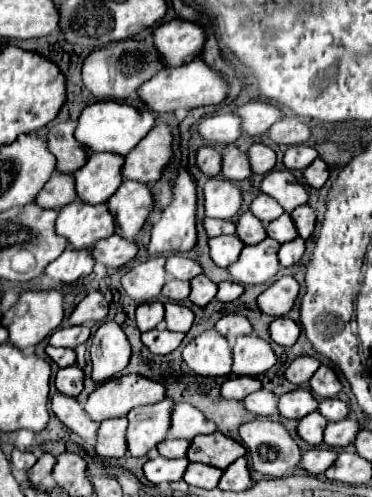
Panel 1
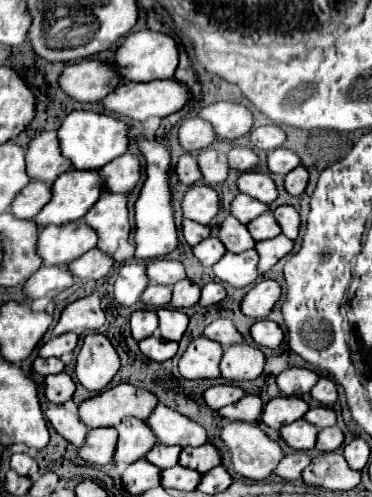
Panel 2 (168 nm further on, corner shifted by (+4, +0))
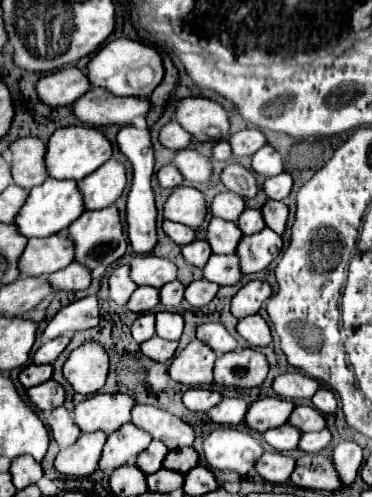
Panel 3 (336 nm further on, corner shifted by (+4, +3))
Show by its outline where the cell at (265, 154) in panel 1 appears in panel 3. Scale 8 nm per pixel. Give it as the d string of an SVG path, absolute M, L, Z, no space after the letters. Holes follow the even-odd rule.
M227 141L215 143L215 147L213 147L213 157L219 159L219 161L229 161L229 159L231 159L231 147L229 147L229 143L227 143Z

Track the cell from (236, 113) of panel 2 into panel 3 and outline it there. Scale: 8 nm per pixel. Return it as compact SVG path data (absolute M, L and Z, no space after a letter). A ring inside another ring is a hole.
M185 97L175 103L175 121L197 141L221 141L229 135L225 109L203 97Z

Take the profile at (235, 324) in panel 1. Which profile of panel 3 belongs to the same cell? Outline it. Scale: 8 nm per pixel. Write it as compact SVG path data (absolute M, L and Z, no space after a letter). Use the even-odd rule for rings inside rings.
M207 323L197 327L197 339L203 341L207 347L211 347L217 355L229 353L237 349L237 341L227 333L227 329L221 323Z

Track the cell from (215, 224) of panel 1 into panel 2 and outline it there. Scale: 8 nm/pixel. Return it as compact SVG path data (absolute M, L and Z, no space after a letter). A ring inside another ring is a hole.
M183 220L183 236L185 240L195 246L201 240L205 240L207 236L211 236L211 226L203 226L199 222L191 222L191 220Z

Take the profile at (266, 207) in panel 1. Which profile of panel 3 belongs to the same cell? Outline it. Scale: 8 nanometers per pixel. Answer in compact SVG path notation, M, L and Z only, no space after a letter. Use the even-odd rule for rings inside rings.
M231 191L215 195L215 199L211 203L213 217L219 217L225 221L237 221L243 211L245 211L245 199Z

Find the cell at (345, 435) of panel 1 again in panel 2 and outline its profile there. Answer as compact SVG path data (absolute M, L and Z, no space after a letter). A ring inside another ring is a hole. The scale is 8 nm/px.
M329 426L327 430L319 430L315 448L319 452L333 452L343 444L343 440L345 438L343 438L343 432L339 430L339 426Z

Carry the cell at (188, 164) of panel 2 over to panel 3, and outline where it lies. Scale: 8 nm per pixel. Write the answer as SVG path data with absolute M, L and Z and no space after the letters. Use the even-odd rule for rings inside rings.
M169 163L157 171L157 181L163 189L167 189L167 187L177 187L183 181L183 177L179 175L177 167L173 163Z

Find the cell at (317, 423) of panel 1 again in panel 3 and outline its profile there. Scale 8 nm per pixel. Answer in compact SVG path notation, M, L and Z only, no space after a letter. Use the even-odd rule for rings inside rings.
M289 423L281 425L281 427L275 427L275 429L269 429L263 433L263 439L275 449L275 451L293 451L297 449L297 443L299 443L299 429L291 427Z

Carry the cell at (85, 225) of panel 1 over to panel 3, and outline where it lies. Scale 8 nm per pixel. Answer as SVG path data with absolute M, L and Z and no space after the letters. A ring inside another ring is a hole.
M65 231L45 239L29 239L19 257L19 275L47 277L73 261L73 243Z

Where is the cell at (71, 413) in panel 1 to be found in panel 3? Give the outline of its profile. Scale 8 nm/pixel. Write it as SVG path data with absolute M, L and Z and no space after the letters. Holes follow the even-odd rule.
M57 407L51 411L49 419L47 419L47 425L51 429L51 435L53 439L57 441L57 445L63 449L63 447L69 447L77 441L79 437L79 427L75 427L73 423L73 417L71 413L65 409L65 407Z

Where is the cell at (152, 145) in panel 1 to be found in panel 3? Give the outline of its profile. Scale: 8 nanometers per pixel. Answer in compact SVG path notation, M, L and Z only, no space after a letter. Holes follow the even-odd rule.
M109 159L103 167L99 167L99 171L93 171L87 179L83 179L83 183L77 183L83 195L85 211L95 211L113 205L123 193L125 185L125 167L115 159Z

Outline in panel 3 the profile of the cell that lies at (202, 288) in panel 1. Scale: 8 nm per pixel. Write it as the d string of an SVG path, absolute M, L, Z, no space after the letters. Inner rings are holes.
M171 281L171 283L163 285L163 287L159 289L159 303L161 303L163 307L175 307L175 305L181 303L183 291L185 291L185 287L183 287L179 281Z

